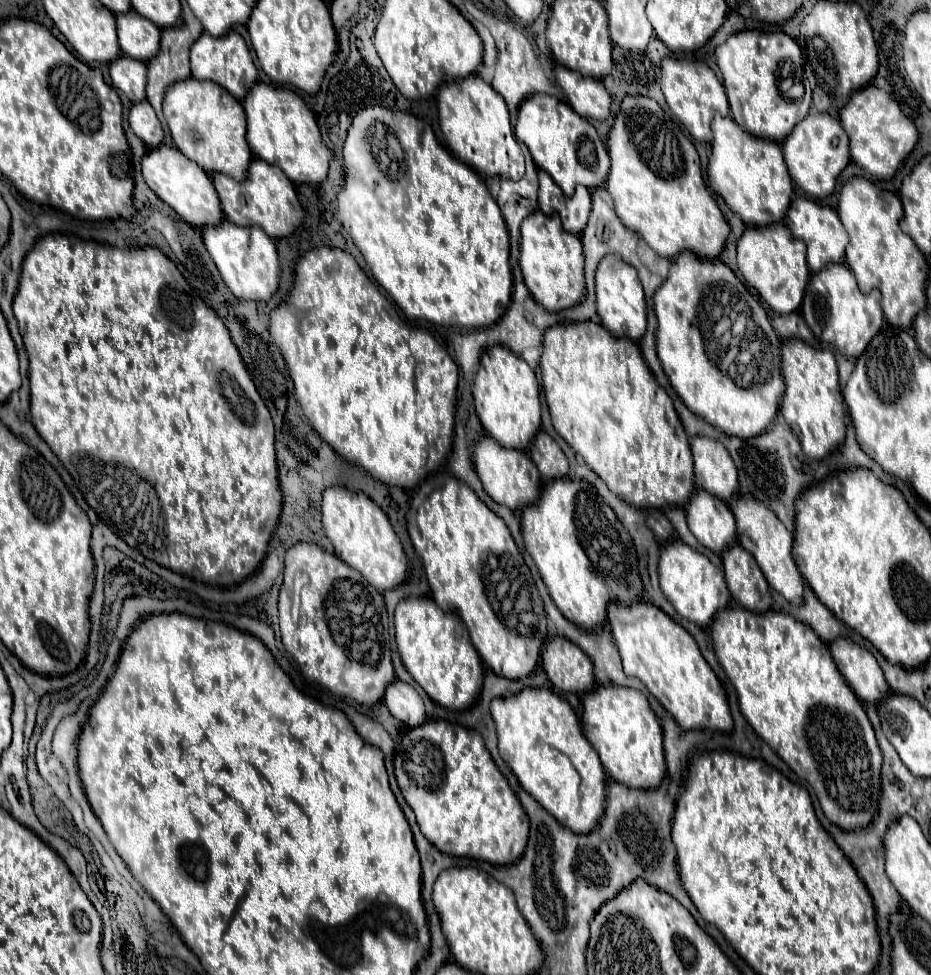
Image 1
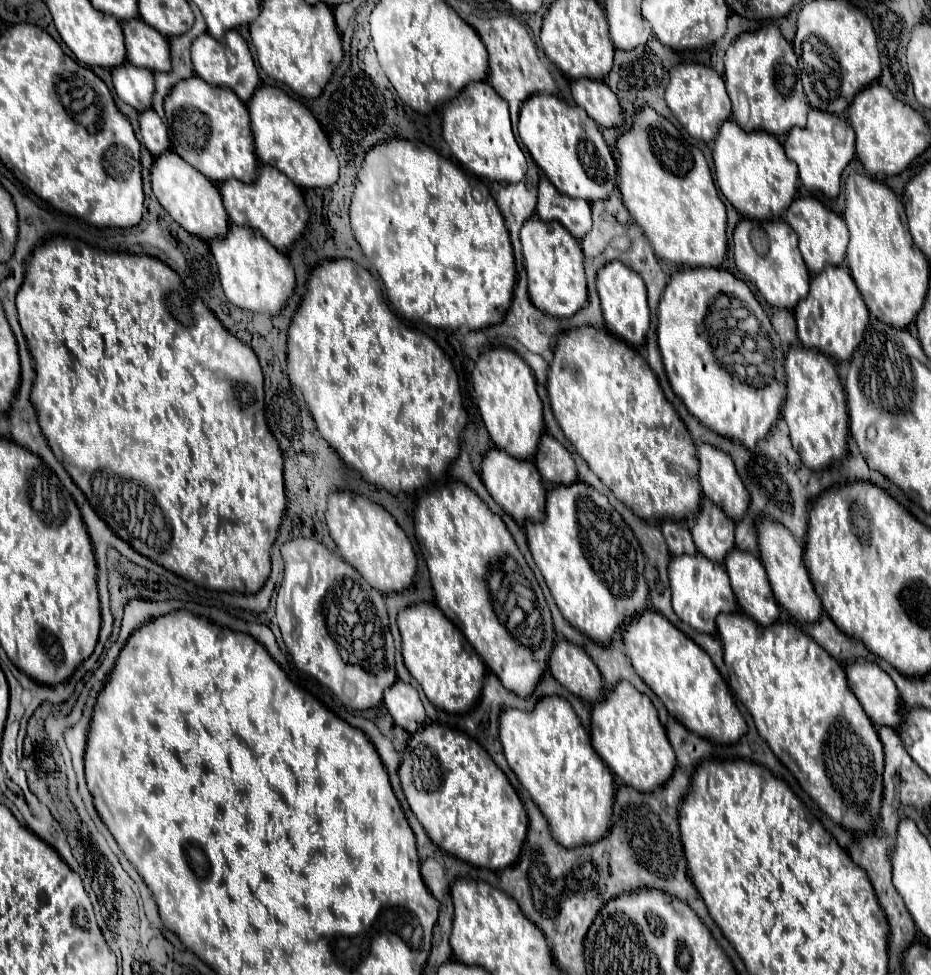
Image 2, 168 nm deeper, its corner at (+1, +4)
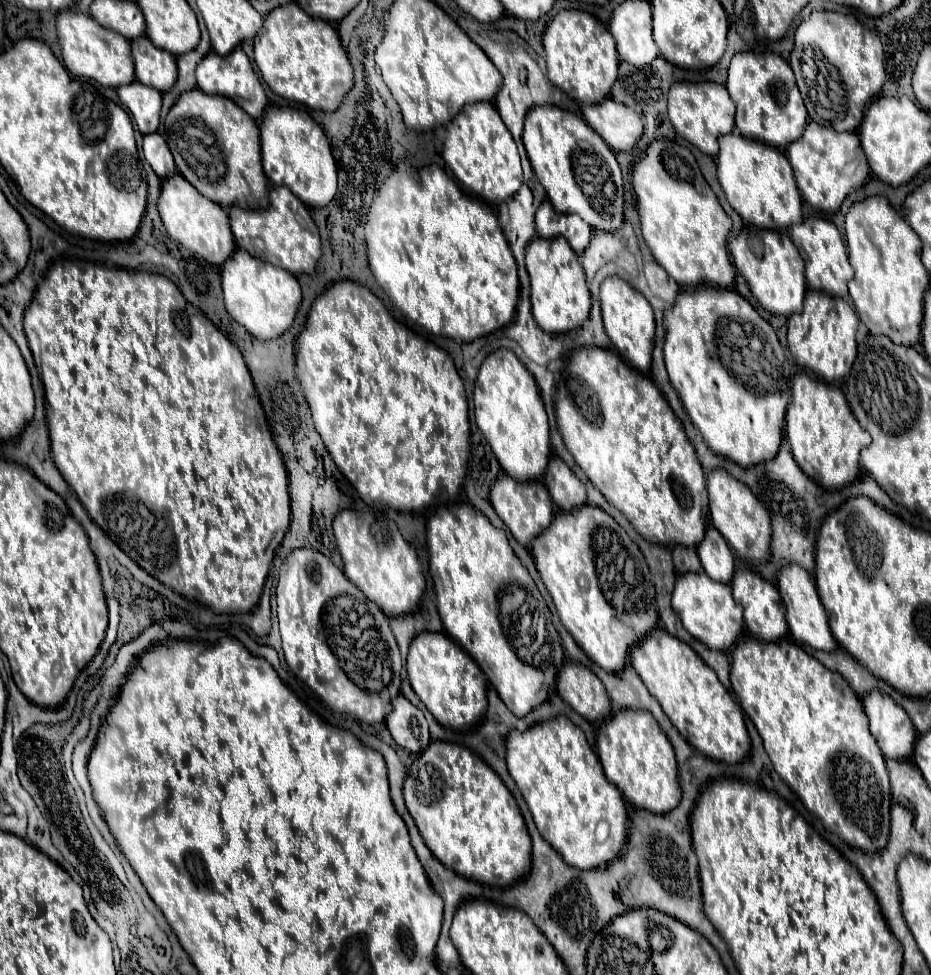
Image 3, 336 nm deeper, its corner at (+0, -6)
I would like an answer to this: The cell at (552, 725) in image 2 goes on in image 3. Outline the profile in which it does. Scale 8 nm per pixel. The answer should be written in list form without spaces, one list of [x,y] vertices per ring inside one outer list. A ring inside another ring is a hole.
[[[568,716],[550,718],[524,732],[510,730],[506,738],[506,764],[542,838],[552,848],[558,848],[568,864],[592,870],[608,864],[622,850],[622,840],[626,840],[622,794],[608,782],[584,732]]]

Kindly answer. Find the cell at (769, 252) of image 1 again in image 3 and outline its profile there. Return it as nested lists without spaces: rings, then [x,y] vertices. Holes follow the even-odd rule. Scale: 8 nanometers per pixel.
[[[758,230],[760,240],[764,242],[764,256],[756,258],[748,246],[746,232],[738,234],[730,244],[730,254],[734,260],[734,266],[738,272],[746,278],[754,298],[772,314],[801,313],[804,304],[804,294],[806,294],[806,278],[804,278],[804,268],[802,268],[802,258],[798,248],[794,248],[794,242],[786,232],[774,232],[774,230]]]

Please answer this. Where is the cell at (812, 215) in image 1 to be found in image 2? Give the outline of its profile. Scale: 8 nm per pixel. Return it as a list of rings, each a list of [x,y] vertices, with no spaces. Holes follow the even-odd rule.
[[[805,196],[805,198],[797,198],[789,206],[789,210],[785,214],[785,220],[789,222],[789,226],[799,236],[799,250],[801,250],[801,256],[803,256],[811,274],[819,274],[829,264],[831,266],[841,266],[843,264],[849,232],[847,232],[847,226],[845,226],[841,216],[827,210],[817,198]]]

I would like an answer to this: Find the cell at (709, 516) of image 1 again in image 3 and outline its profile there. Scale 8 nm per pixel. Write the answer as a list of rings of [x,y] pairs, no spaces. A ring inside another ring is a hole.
[[[710,526],[706,530],[704,540],[698,544],[698,556],[702,560],[702,568],[704,572],[716,580],[716,582],[724,582],[728,584],[732,580],[734,574],[734,554],[728,546],[728,542],[724,540],[724,536]]]

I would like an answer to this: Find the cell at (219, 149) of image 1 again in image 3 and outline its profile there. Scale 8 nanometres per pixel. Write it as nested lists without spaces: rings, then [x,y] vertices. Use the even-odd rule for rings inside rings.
[[[194,88],[184,92],[170,108],[166,120],[166,142],[174,156],[178,172],[206,198],[220,206],[242,204],[244,208],[260,208],[266,204],[268,178],[260,162],[258,124],[230,98],[212,96]]]

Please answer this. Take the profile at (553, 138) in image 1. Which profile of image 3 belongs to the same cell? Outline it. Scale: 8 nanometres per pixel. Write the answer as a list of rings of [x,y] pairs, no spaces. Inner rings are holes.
[[[532,108],[524,120],[522,140],[532,170],[558,212],[580,214],[594,230],[614,232],[624,222],[624,190],[620,166],[608,144],[576,114],[556,108]]]

